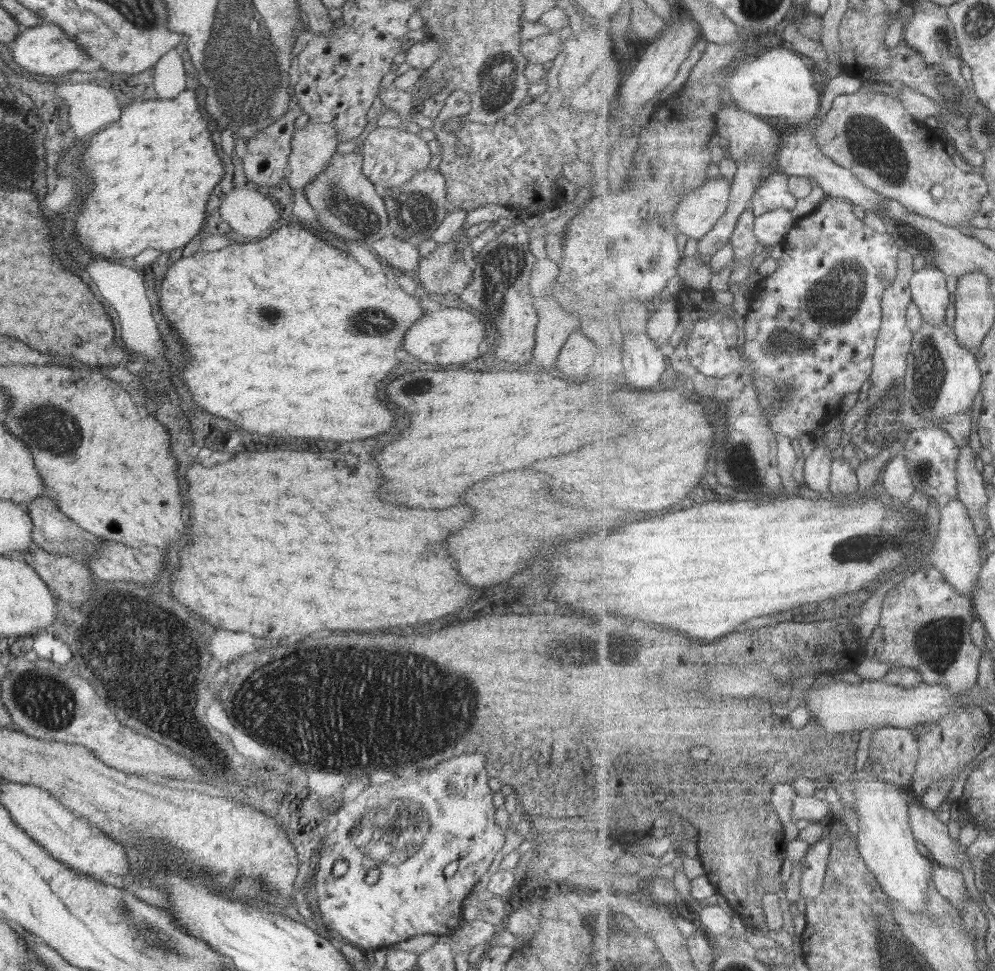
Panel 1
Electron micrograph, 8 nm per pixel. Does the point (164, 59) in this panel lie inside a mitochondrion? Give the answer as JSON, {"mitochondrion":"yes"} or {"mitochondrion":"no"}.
{"mitochondrion":"no"}

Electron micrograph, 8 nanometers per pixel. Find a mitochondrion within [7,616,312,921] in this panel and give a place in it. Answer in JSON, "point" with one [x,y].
{"point":[42,699]}

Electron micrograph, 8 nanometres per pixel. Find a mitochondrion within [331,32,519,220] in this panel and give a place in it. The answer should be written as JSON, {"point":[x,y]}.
{"point":[498,82]}

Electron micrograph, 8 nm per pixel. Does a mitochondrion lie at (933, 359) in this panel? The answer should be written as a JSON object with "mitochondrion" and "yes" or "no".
{"mitochondrion":"yes"}

